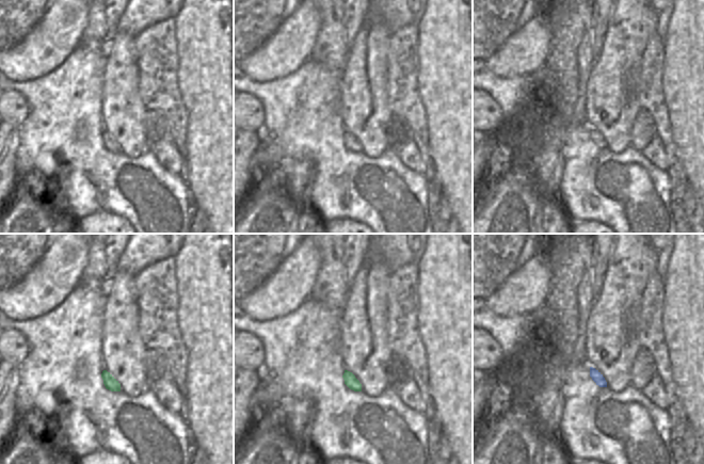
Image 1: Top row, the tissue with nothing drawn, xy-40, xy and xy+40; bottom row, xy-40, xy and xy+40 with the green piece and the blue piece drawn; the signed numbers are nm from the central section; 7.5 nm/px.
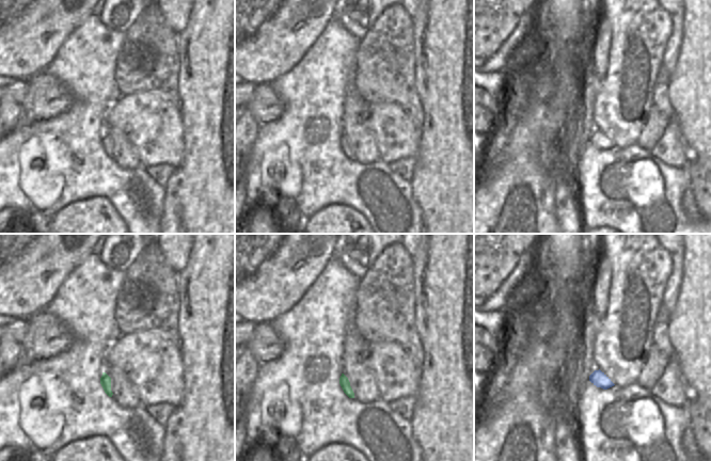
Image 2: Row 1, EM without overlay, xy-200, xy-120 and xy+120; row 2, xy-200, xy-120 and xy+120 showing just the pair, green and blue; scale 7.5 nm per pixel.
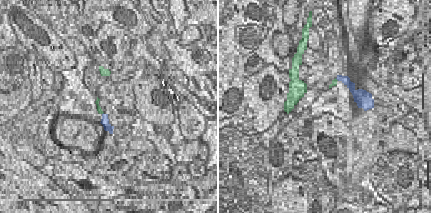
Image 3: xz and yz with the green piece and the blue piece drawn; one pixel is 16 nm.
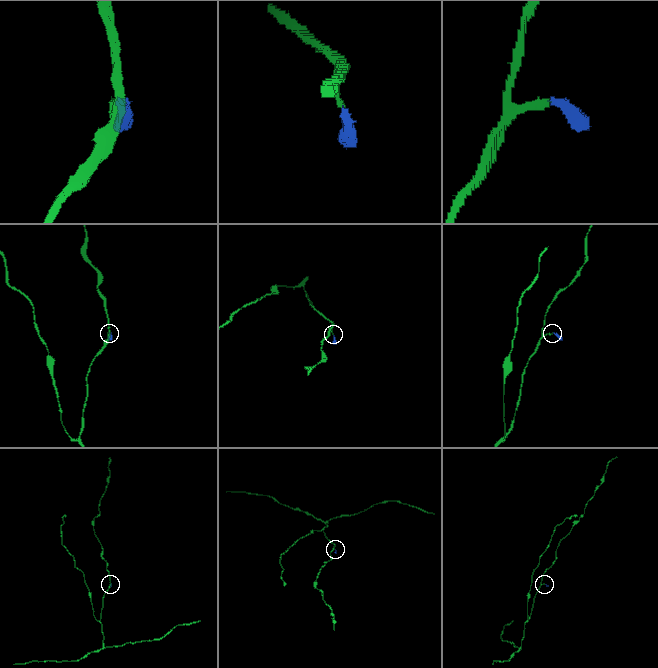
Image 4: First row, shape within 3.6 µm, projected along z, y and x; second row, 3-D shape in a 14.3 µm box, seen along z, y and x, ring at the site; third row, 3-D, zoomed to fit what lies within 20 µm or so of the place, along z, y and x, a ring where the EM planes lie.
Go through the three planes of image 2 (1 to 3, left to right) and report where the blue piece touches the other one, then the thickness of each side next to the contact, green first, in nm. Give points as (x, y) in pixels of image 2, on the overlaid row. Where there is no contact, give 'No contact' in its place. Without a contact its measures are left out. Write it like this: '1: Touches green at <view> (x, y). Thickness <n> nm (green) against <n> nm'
1: No contact
2: No contact
3: No contact

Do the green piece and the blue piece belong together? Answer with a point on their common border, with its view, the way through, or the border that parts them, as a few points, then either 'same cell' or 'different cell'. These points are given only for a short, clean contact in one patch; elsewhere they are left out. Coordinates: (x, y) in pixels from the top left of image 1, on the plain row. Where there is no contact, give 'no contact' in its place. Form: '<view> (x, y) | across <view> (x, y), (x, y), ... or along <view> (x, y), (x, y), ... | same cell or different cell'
no contact | same cell

